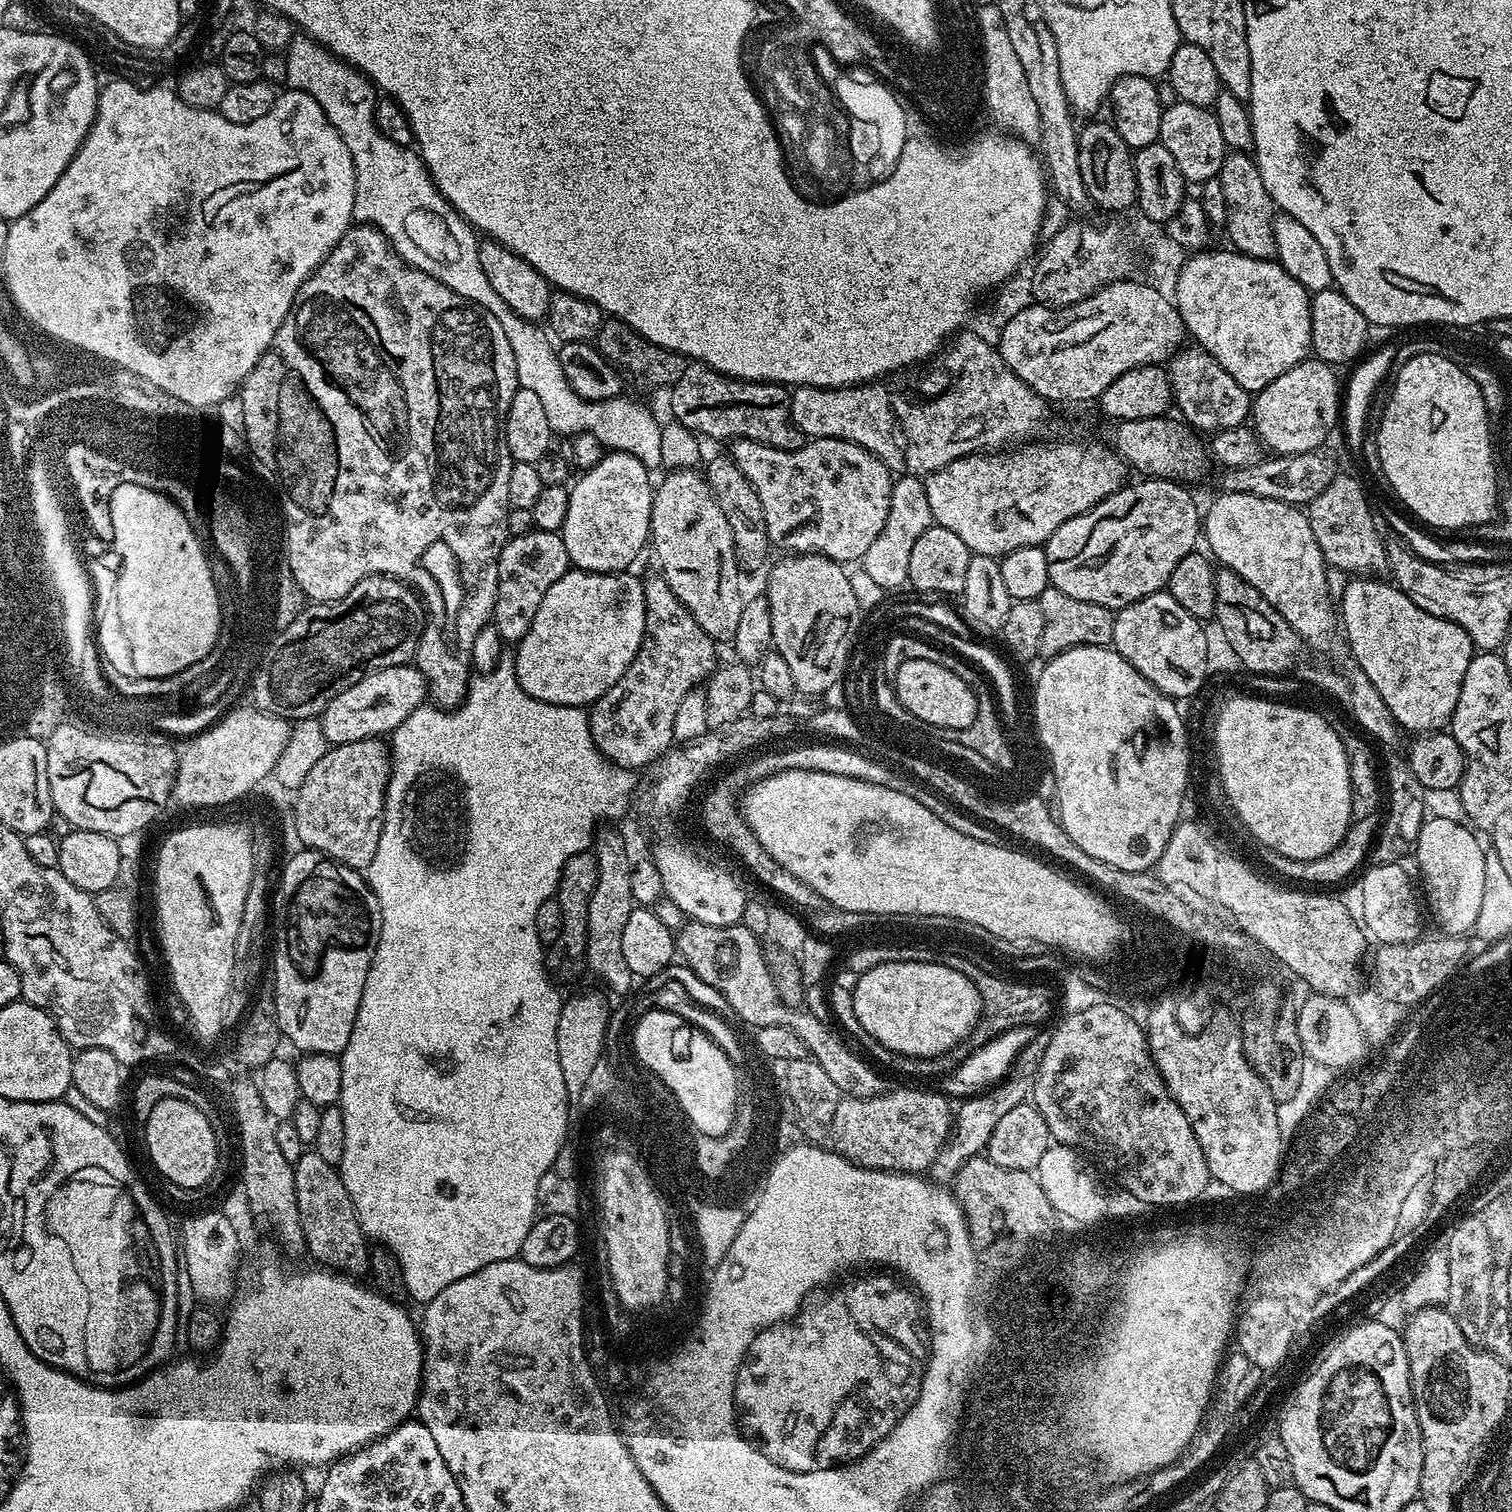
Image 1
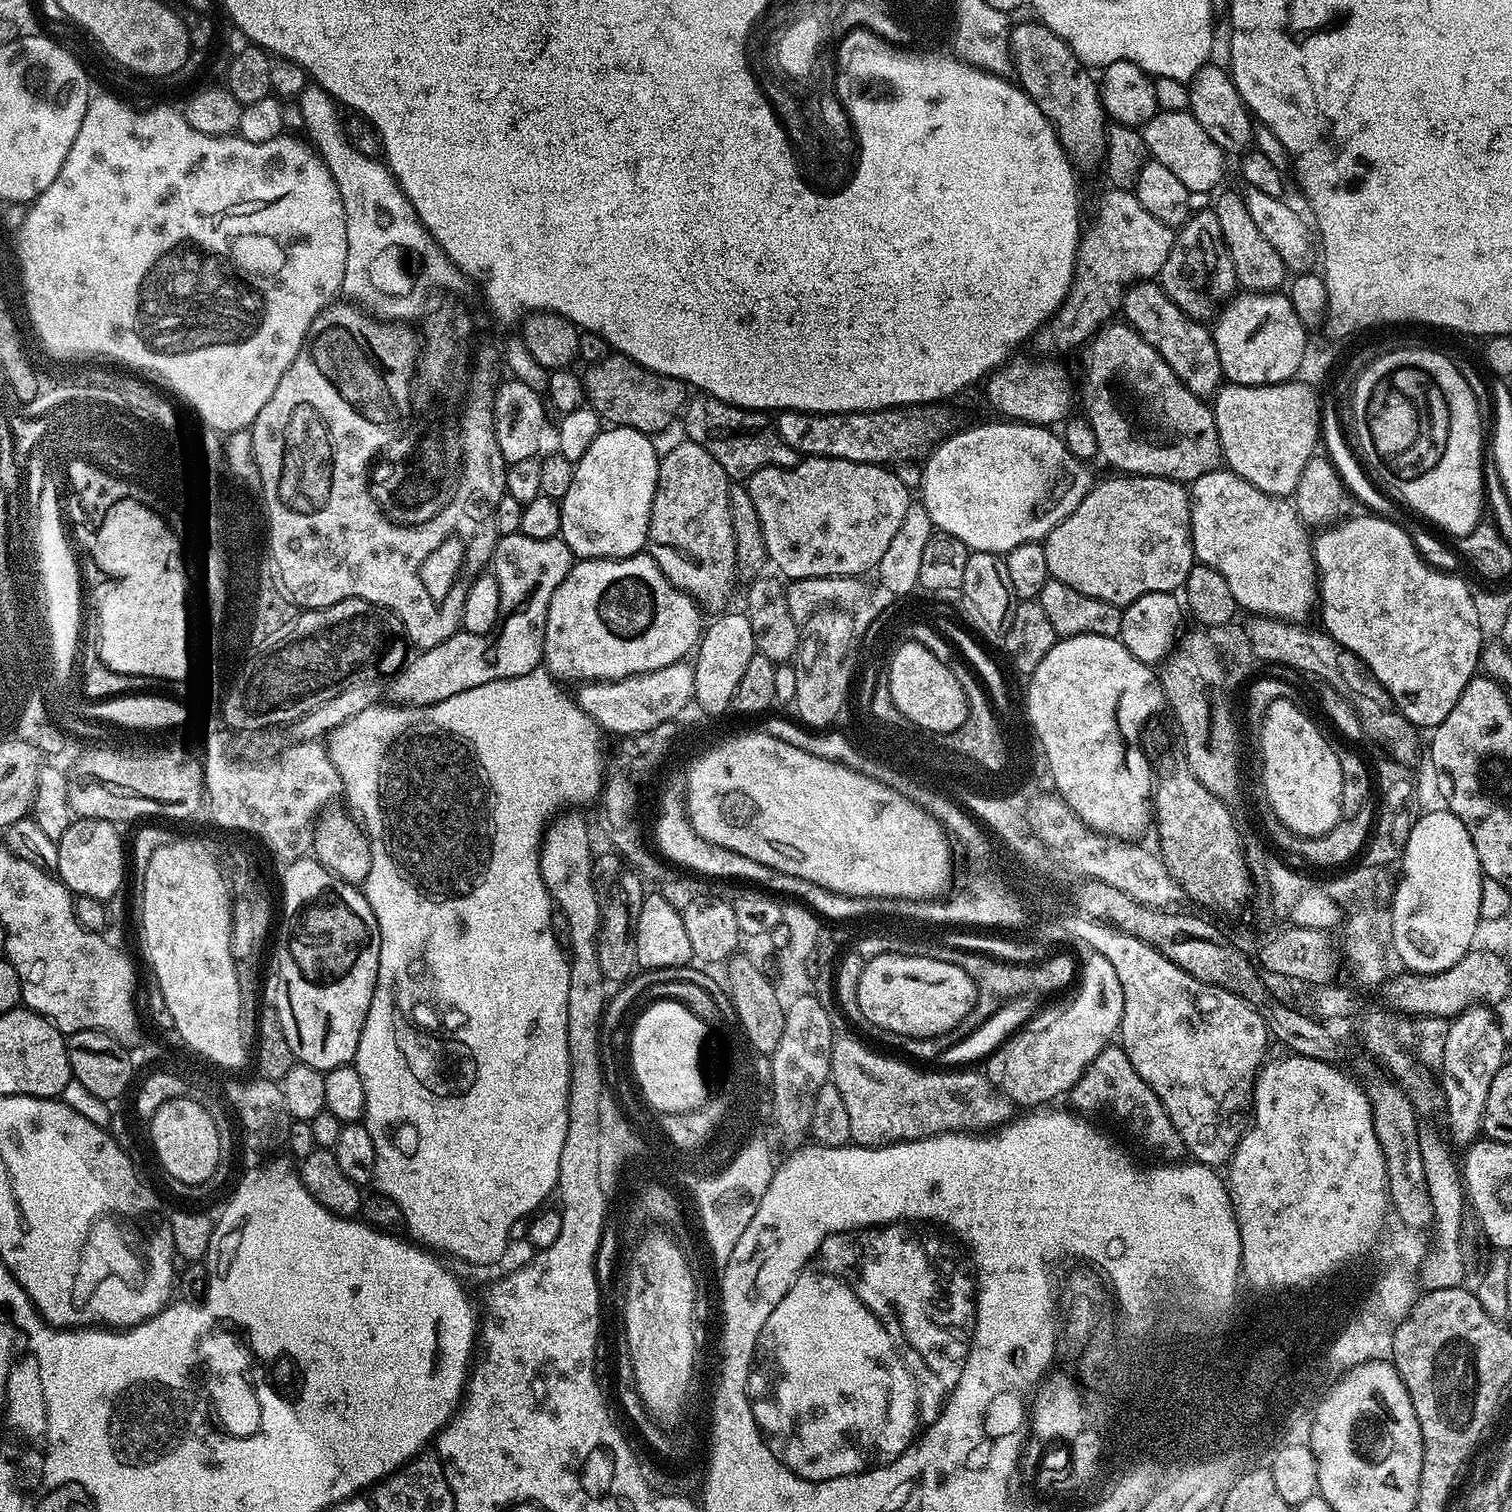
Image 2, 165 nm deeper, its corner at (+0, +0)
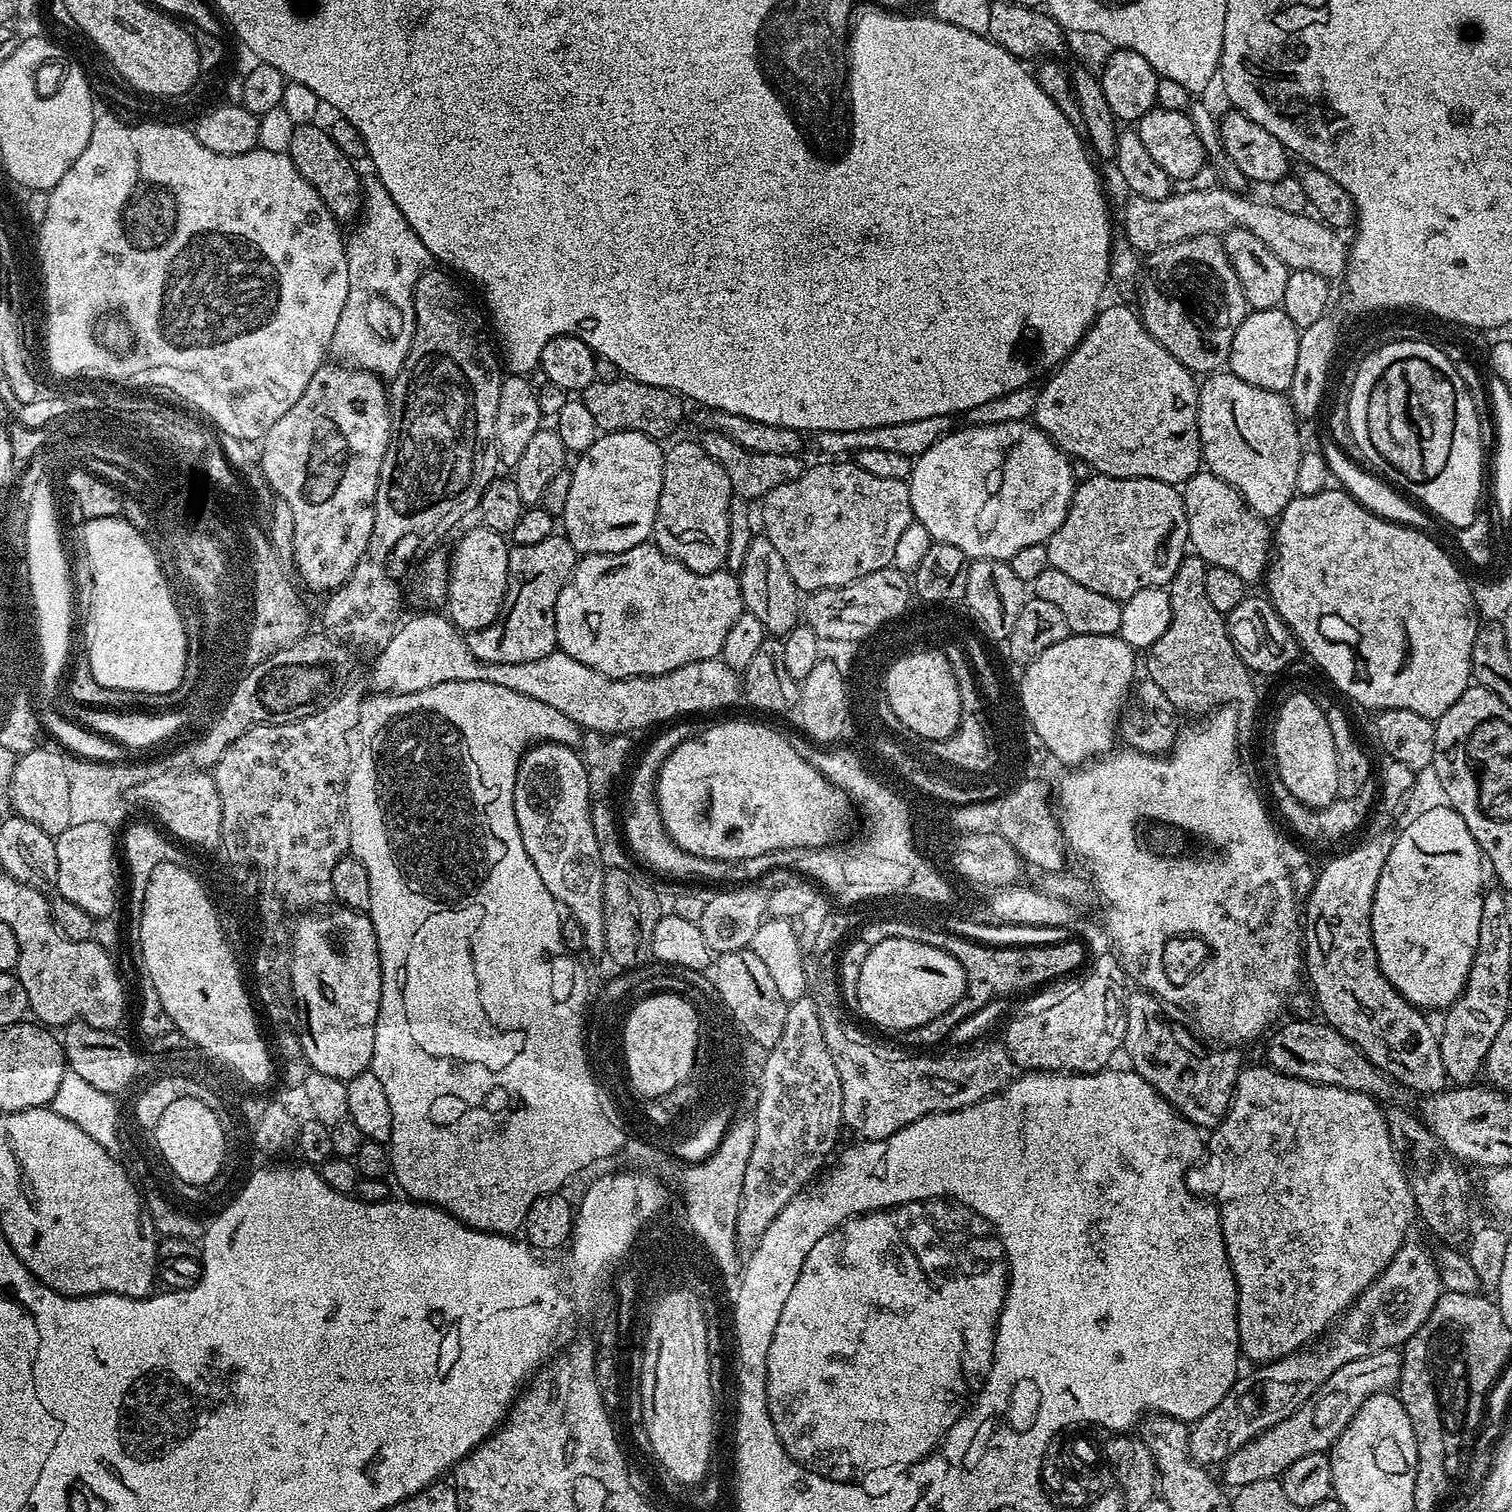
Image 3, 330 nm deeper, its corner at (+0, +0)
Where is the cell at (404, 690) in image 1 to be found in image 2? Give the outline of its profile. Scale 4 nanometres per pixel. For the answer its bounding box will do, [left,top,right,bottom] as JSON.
[388,531,574,708]

